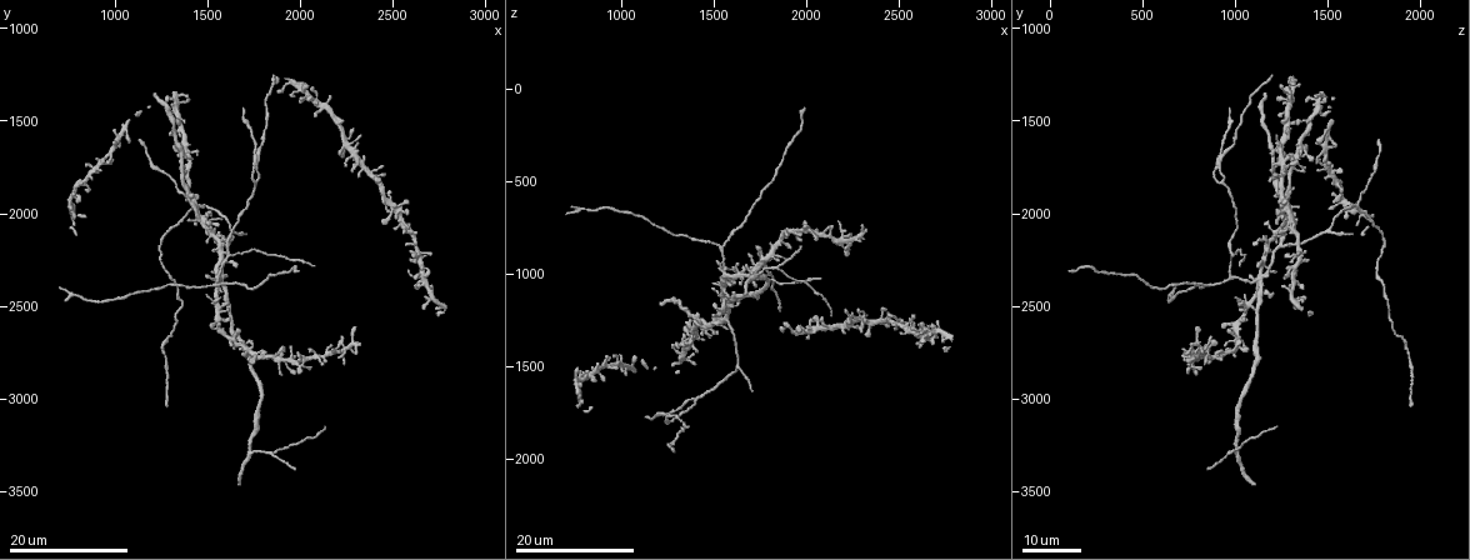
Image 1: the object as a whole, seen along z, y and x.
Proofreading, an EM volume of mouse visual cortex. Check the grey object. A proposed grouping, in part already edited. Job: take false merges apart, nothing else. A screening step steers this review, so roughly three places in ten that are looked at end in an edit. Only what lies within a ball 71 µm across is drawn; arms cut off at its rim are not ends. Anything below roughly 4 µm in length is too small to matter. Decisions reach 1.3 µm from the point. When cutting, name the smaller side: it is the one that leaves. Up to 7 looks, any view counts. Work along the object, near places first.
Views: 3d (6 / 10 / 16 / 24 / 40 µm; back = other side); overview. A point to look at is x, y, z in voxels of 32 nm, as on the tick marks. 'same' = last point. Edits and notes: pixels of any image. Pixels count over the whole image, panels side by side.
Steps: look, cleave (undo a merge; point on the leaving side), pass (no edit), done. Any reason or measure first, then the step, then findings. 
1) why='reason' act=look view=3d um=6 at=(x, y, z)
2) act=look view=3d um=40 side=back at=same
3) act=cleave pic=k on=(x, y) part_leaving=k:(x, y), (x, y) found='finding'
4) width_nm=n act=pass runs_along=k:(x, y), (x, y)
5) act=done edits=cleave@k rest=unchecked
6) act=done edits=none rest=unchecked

why='branch point' act=look view=3d um=24 at=(1440, 1960, 1640)

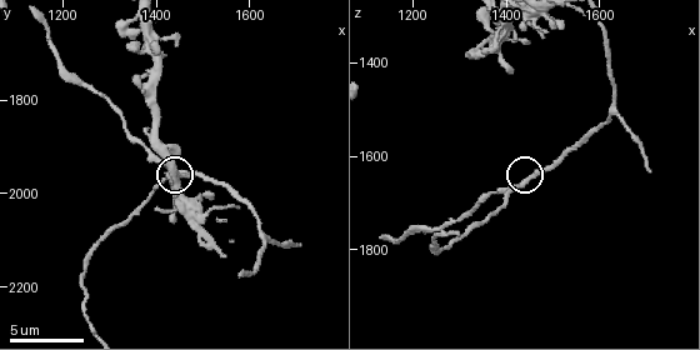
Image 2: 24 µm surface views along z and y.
act=look view=3d um=10 at=same

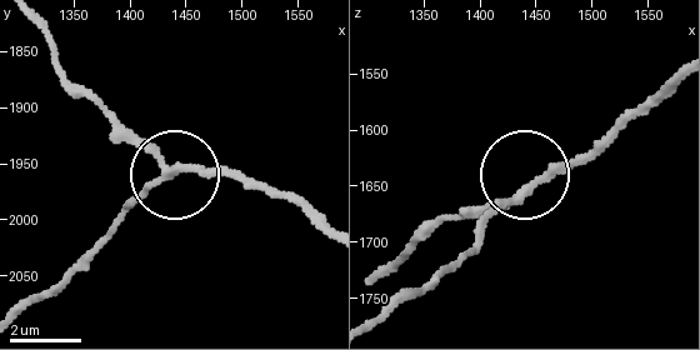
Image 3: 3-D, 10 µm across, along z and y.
act=look view=3d um=10 side=back at=(1432, 1956, 1660)

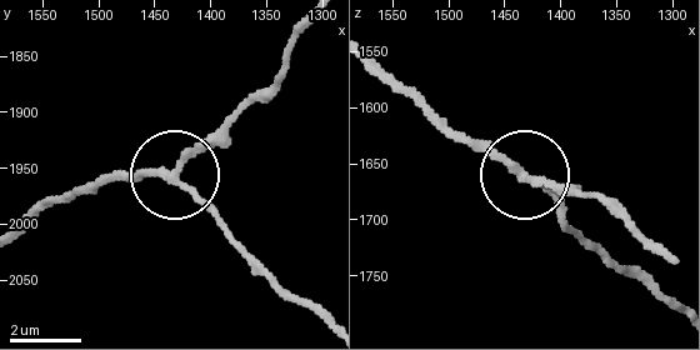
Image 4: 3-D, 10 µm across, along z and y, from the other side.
arms=3 act=pass runs_along=4:(23, 230), (49, 206), (111, 180), (175, 174), (253, 99) found='continuous, no second neuron'

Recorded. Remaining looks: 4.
why='branch point' act=look view=3d um=24 at=(1560, 2340, 980)

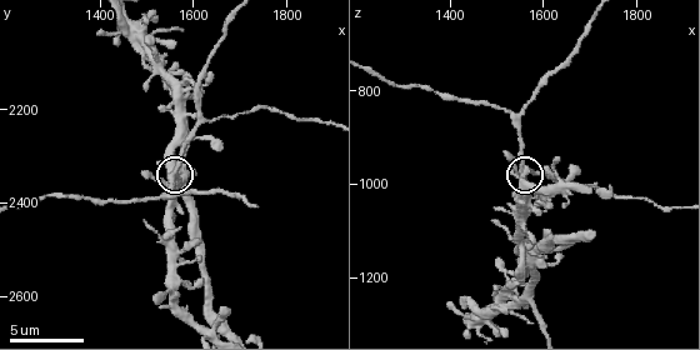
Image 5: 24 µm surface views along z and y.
act=look view=3d um=6 at=same

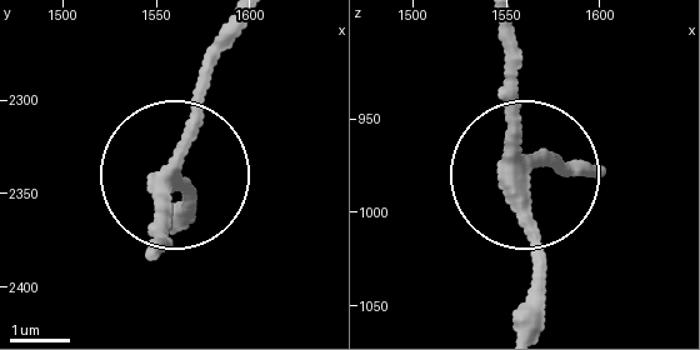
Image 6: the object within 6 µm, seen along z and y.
why='from behind' act=look view=3d um=6 side=back at=(1552, 2346, 978)

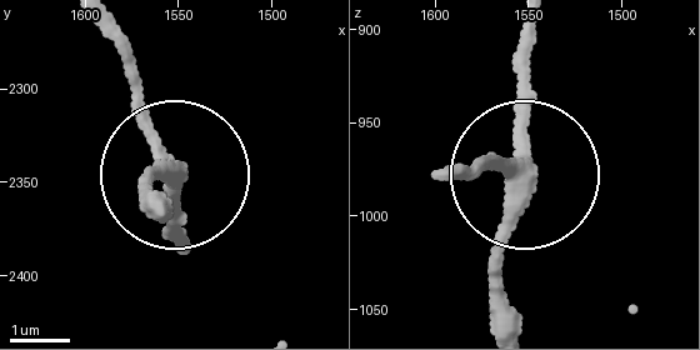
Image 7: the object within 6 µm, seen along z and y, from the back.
act=pass runs_along=7:(100, 33), (174, 181), (174, 236) found='one neuron here'

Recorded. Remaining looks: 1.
act=done edits=none rest=unchecked

